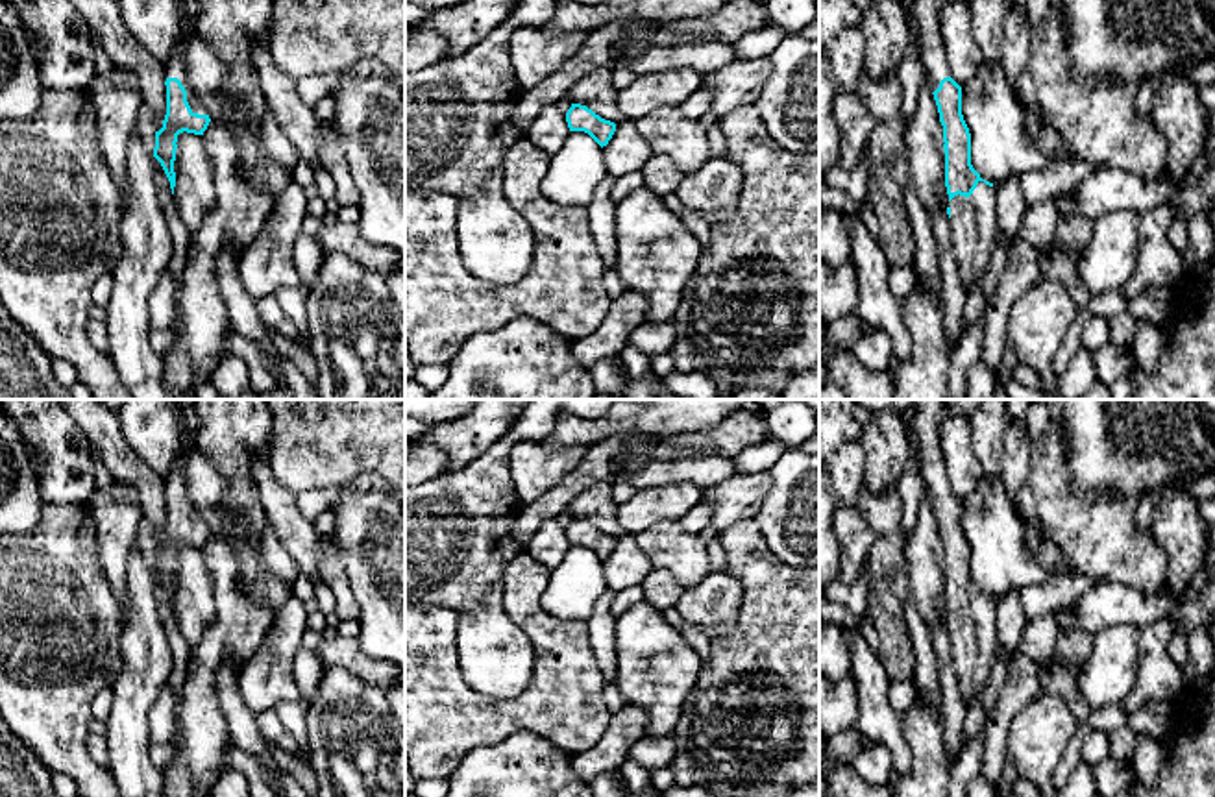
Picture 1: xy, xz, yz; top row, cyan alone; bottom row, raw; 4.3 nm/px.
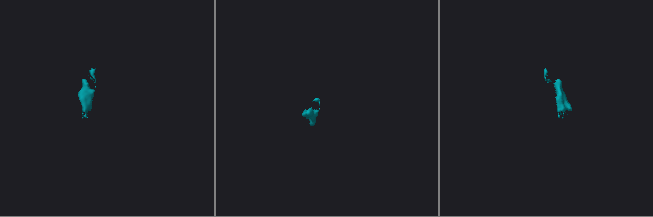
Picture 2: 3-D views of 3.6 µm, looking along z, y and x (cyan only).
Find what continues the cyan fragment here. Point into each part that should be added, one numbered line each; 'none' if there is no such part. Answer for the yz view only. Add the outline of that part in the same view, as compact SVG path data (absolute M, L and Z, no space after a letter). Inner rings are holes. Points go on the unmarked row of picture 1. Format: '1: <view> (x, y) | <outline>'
1: yz (927, 413) | M915 399L910 427L914 429L914 444L917 446L917 460L925 483L925 496L932 505L949 492L947 473L943 466L939 420L943 399Z
2: yz (973, 635) | M978 595L969 612L954 610L951 621L951 660L967 710L980 695L997 662L997 603Z

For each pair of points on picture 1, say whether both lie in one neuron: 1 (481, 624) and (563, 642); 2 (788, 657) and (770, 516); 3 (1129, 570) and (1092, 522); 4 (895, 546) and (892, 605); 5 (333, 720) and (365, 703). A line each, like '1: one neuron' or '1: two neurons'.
1: two neurons
2: two neurons
3: one neuron
4: one neuron
5: one neuron

